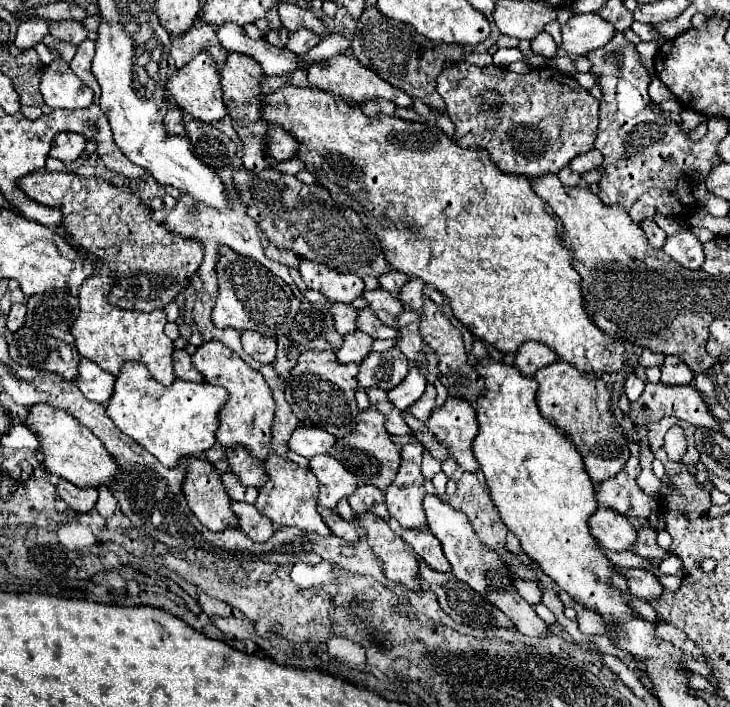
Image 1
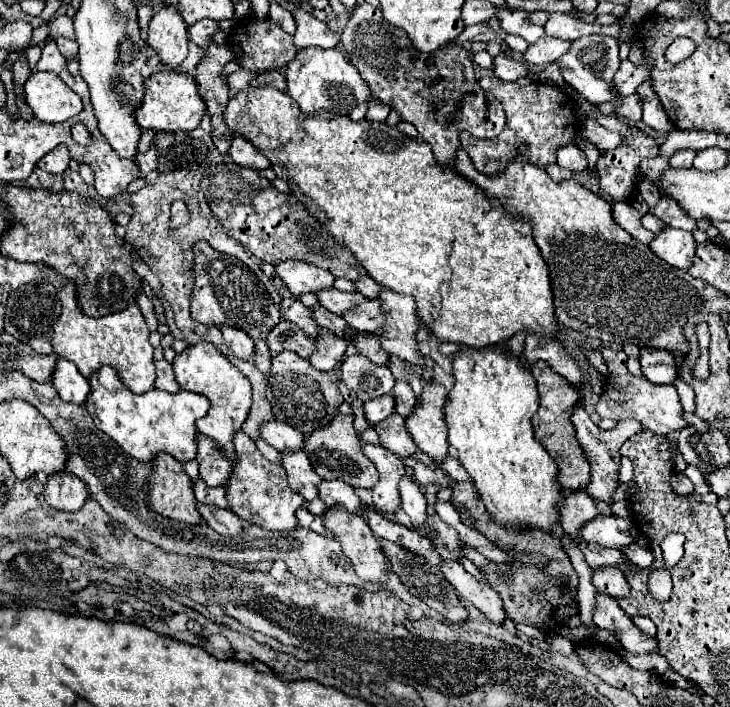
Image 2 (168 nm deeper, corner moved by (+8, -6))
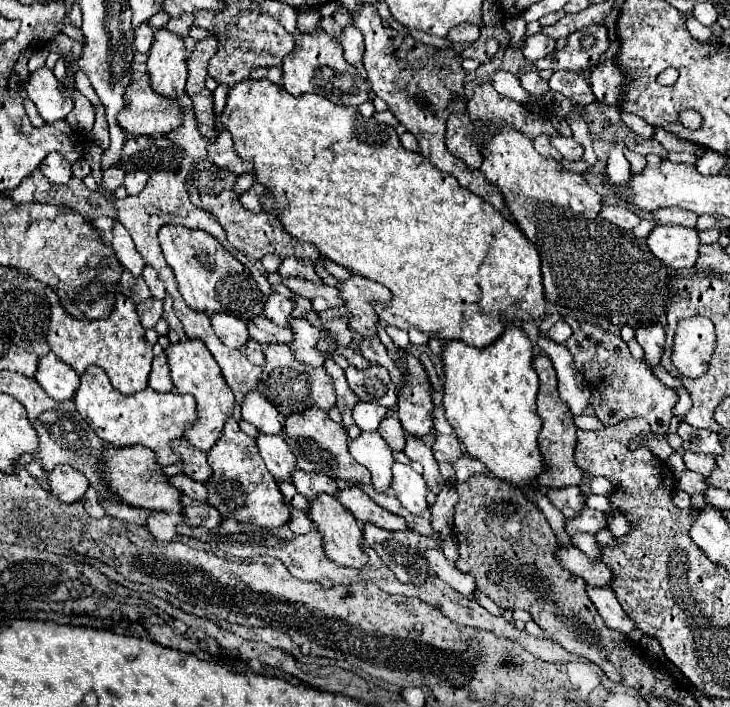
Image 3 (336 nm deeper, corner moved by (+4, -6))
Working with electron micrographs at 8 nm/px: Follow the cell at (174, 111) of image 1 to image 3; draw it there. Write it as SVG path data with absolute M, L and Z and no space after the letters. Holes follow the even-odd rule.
M132 170L132 172L126 172L126 180L124 180L124 186L128 190L128 194L138 194L144 184L148 180L148 172L142 172L142 170Z

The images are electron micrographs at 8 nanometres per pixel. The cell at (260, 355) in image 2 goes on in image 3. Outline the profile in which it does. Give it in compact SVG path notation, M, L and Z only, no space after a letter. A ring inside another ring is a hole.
M248 340L246 358L256 366L264 366L264 352L262 352L262 346L256 340Z

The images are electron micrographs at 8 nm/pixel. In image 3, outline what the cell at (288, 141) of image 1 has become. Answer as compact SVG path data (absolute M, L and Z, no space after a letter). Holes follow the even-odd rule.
M220 130L218 138L208 146L208 156L212 158L212 162L220 168L228 168L232 172L238 172L238 174L246 174L246 172L252 172L252 164L250 162L242 162L240 156L236 156L236 150L234 150L234 140L232 136L224 130Z

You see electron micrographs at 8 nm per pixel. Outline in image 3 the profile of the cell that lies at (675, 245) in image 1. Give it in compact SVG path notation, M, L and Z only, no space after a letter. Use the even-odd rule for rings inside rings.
M658 224L646 238L648 248L668 268L684 270L692 268L698 258L698 232L682 226Z

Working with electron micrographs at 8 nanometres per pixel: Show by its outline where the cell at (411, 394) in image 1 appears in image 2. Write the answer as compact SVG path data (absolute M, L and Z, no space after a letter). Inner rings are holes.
M380 396L376 400L370 400L364 404L364 418L368 420L368 424L378 424L382 422L386 416L390 416L394 410L394 398L388 396Z

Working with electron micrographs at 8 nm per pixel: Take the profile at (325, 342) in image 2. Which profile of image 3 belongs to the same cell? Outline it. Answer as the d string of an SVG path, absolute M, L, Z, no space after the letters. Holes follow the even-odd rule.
M292 318L290 328L296 336L296 340L290 346L294 356L298 360L302 360L304 364L308 364L308 366L324 368L324 362L326 362L328 356L316 348L318 340L320 340L320 330L316 326L312 326L310 322L300 320L300 318Z

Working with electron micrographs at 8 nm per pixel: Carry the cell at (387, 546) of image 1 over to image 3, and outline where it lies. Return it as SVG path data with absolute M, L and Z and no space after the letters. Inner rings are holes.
M320 494L316 500L312 500L308 516L312 518L314 526L322 534L322 538L324 538L324 550L326 550L326 556L330 560L338 562L340 566L348 566L348 568L362 568L368 562L368 554L362 548L362 524L352 516L352 512L348 512L338 502L336 496Z

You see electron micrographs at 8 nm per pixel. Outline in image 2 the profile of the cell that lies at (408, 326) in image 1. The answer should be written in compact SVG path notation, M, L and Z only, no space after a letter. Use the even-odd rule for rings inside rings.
M356 334L354 340L352 340L352 344L356 346L358 354L366 356L372 364L386 366L388 360L390 360L388 352L384 352L384 350L380 348L380 338L376 338L374 334Z

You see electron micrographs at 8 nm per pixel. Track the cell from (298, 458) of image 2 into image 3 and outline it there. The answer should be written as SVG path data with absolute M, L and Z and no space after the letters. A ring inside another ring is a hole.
M260 434L256 444L258 444L260 456L262 456L266 468L270 470L270 474L278 482L280 480L292 482L292 472L298 468L298 462L296 462L292 448L286 444L286 440L280 438L280 436Z

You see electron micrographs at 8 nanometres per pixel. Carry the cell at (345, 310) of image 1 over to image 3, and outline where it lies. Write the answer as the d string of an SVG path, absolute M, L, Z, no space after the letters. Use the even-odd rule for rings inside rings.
M272 294L266 300L266 306L264 306L266 318L270 318L274 324L280 324L280 326L290 326L292 310L294 310L292 300L288 300L288 298L280 296L280 294Z

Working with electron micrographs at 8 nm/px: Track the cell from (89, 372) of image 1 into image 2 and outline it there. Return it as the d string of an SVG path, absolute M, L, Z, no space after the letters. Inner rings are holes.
M58 358L50 382L64 402L84 404L84 400L88 396L88 380L84 376L80 376L76 364L72 364L64 358Z

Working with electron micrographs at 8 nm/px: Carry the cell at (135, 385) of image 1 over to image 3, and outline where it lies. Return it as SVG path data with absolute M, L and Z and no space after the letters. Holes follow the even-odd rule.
M90 366L80 376L80 388L76 390L76 408L88 420L88 424L112 446L124 448L124 446L148 446L156 452L156 458L162 466L180 462L180 456L170 448L170 442L176 438L182 438L188 428L192 428L198 420L196 410L196 398L190 394L158 394L152 392L152 388L146 388L146 392L124 396L120 394L108 380L106 372L98 366Z

